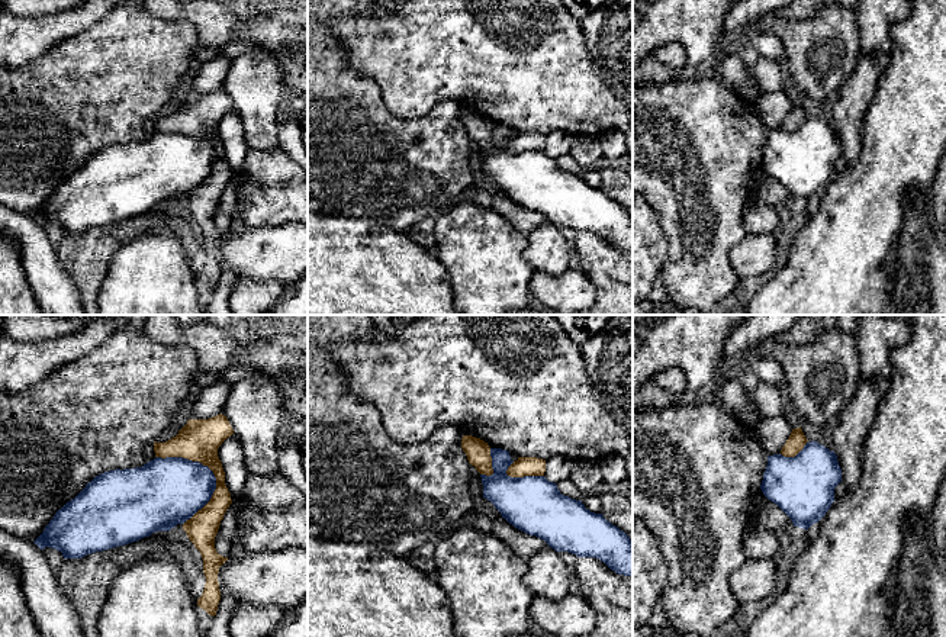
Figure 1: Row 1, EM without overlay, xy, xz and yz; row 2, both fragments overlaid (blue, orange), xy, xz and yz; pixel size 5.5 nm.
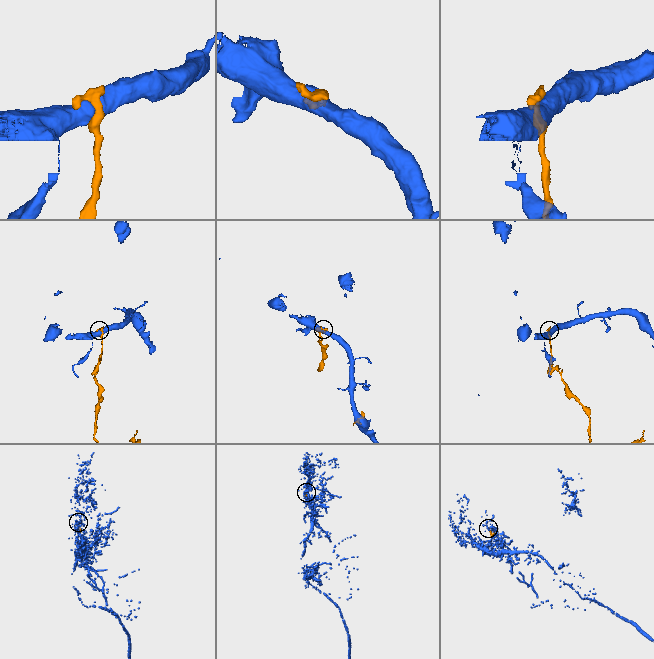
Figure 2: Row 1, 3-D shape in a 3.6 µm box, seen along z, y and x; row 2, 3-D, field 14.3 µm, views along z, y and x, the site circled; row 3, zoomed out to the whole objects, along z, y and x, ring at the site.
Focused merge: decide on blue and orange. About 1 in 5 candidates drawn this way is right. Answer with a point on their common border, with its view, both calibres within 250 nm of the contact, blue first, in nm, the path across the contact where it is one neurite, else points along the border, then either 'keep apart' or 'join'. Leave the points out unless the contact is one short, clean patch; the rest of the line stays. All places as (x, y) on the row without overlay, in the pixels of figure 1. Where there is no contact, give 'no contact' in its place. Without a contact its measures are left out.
xy (211, 145) | 360/220 nm | keep apart

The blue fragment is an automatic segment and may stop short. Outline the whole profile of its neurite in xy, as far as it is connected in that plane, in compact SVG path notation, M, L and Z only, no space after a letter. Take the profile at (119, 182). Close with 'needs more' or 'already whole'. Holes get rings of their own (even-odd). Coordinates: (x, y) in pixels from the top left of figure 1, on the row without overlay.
M183 132L104 147L58 184L33 218L81 234L184 199L215 164L213 147Z | already whole

